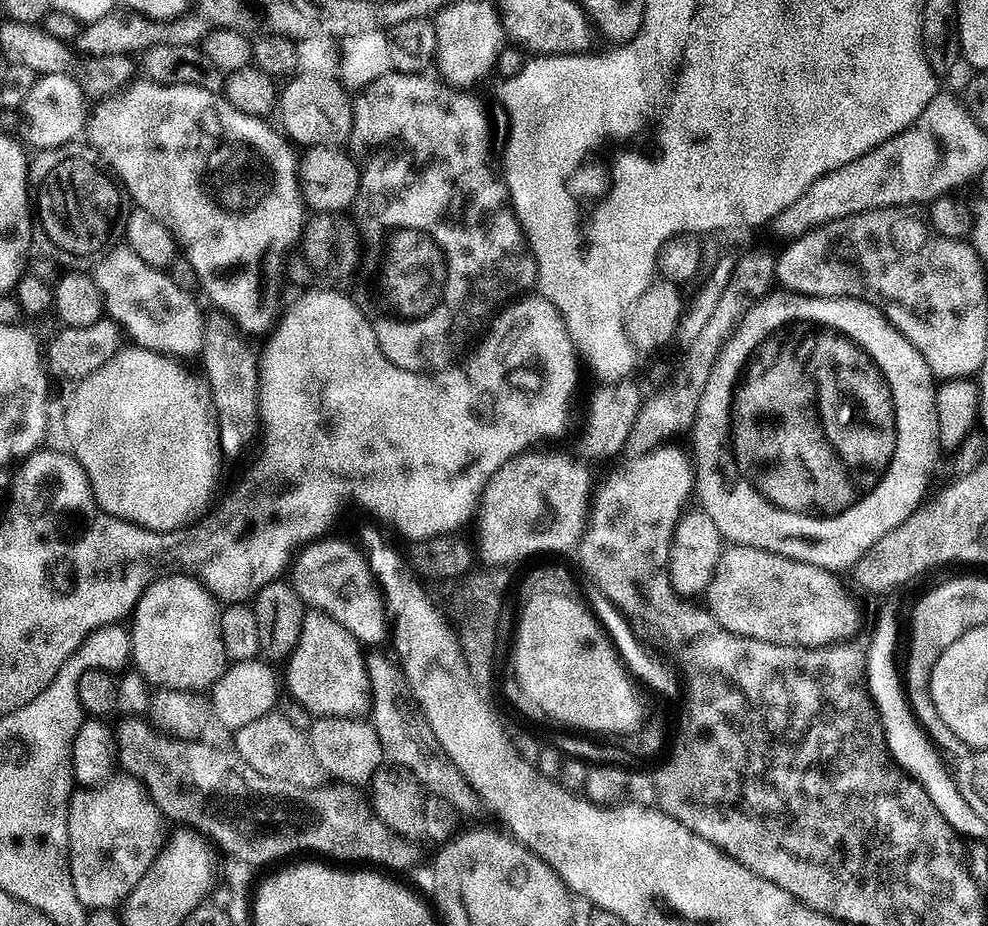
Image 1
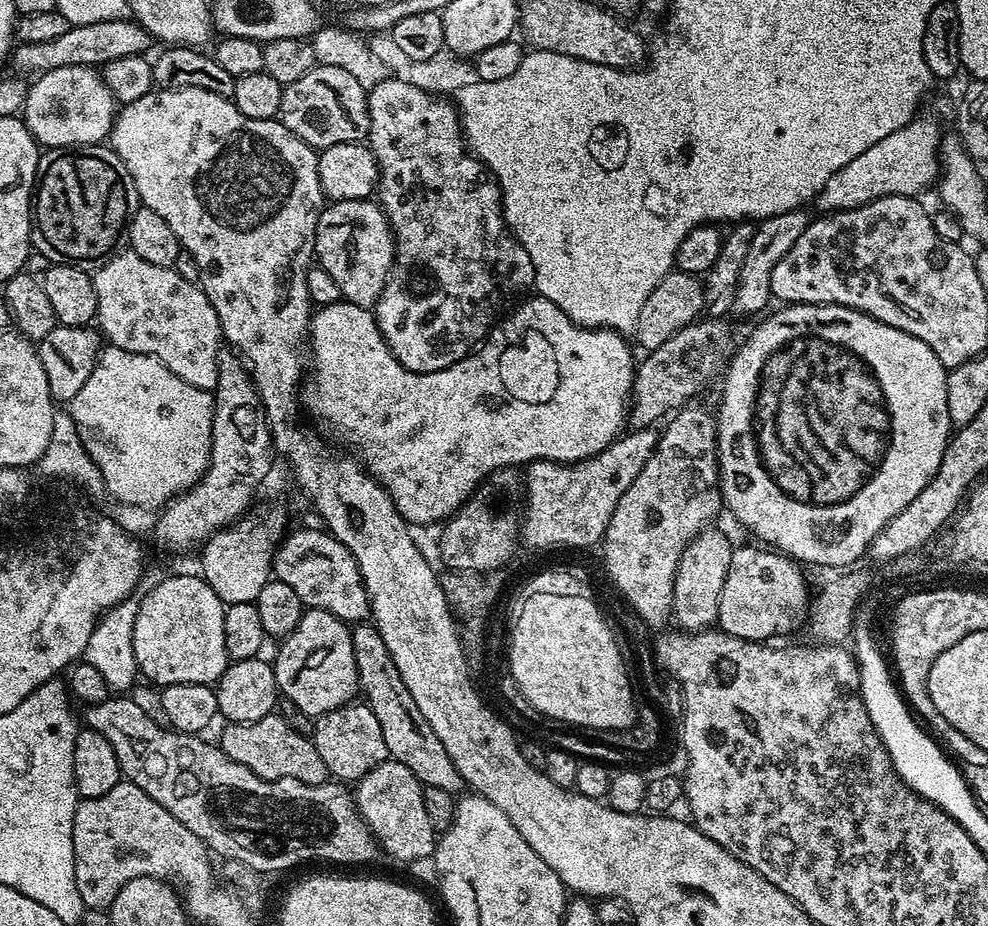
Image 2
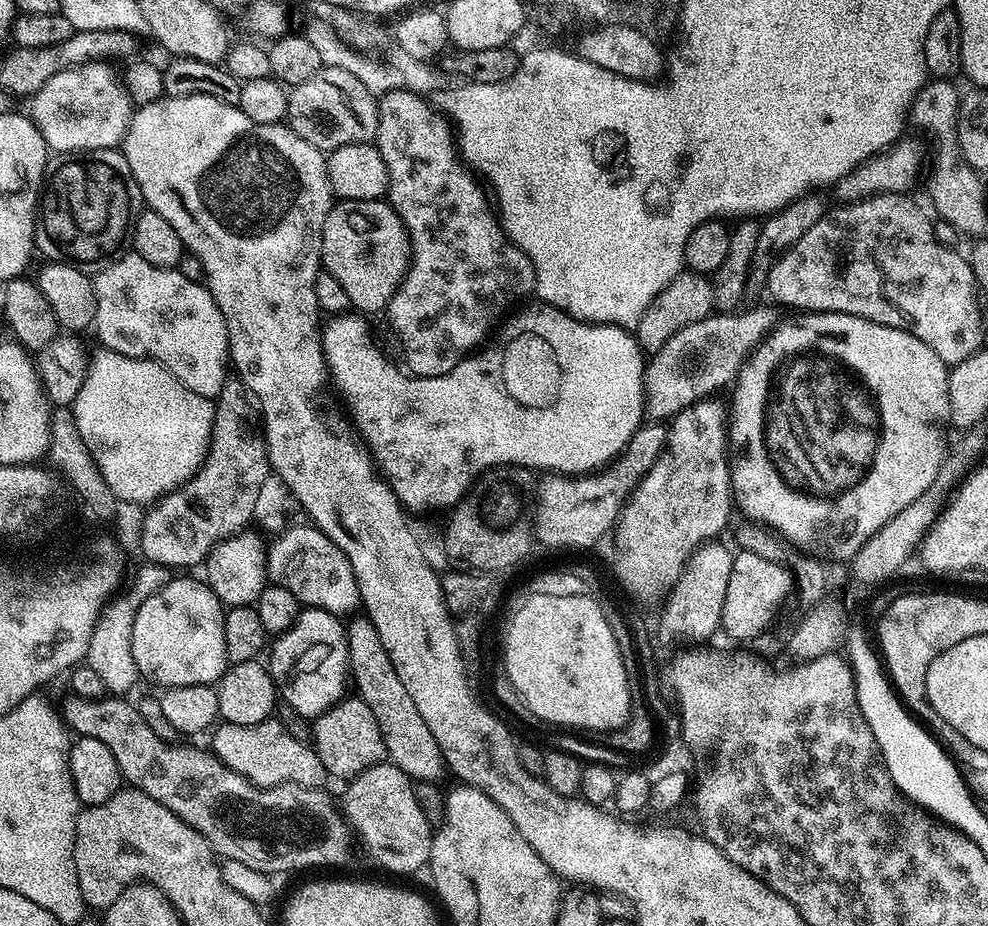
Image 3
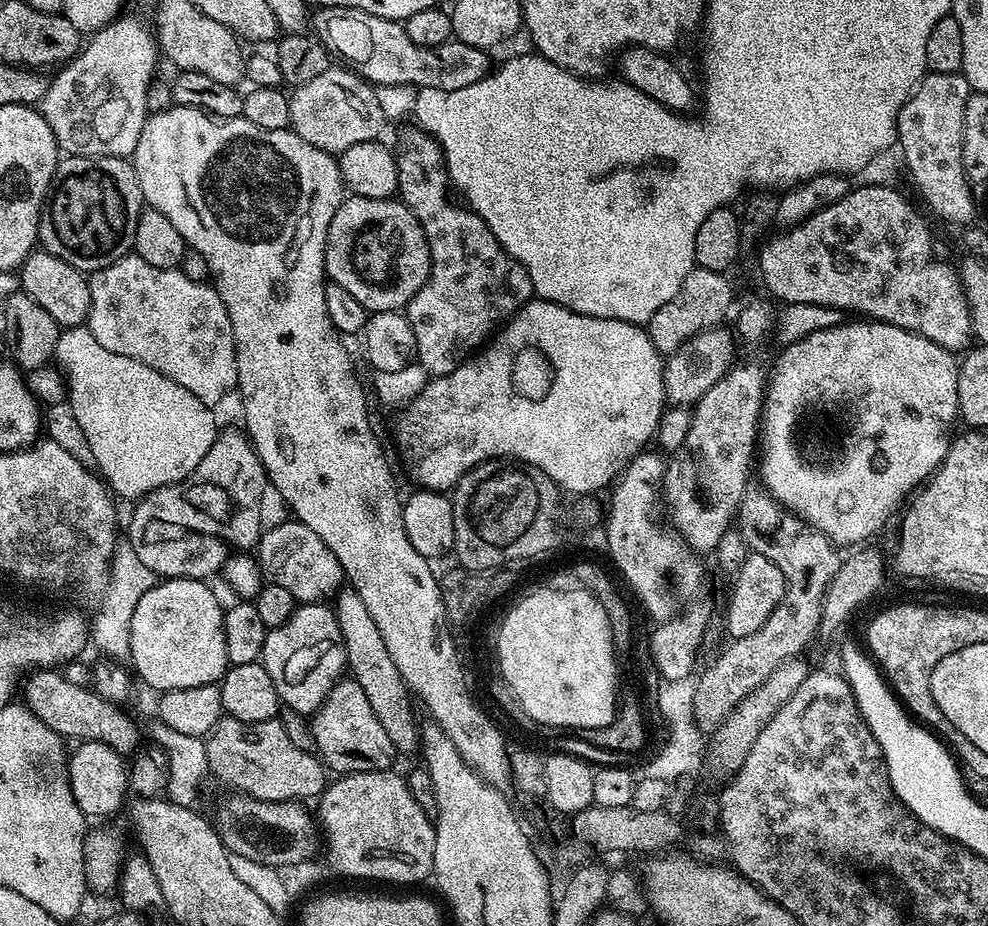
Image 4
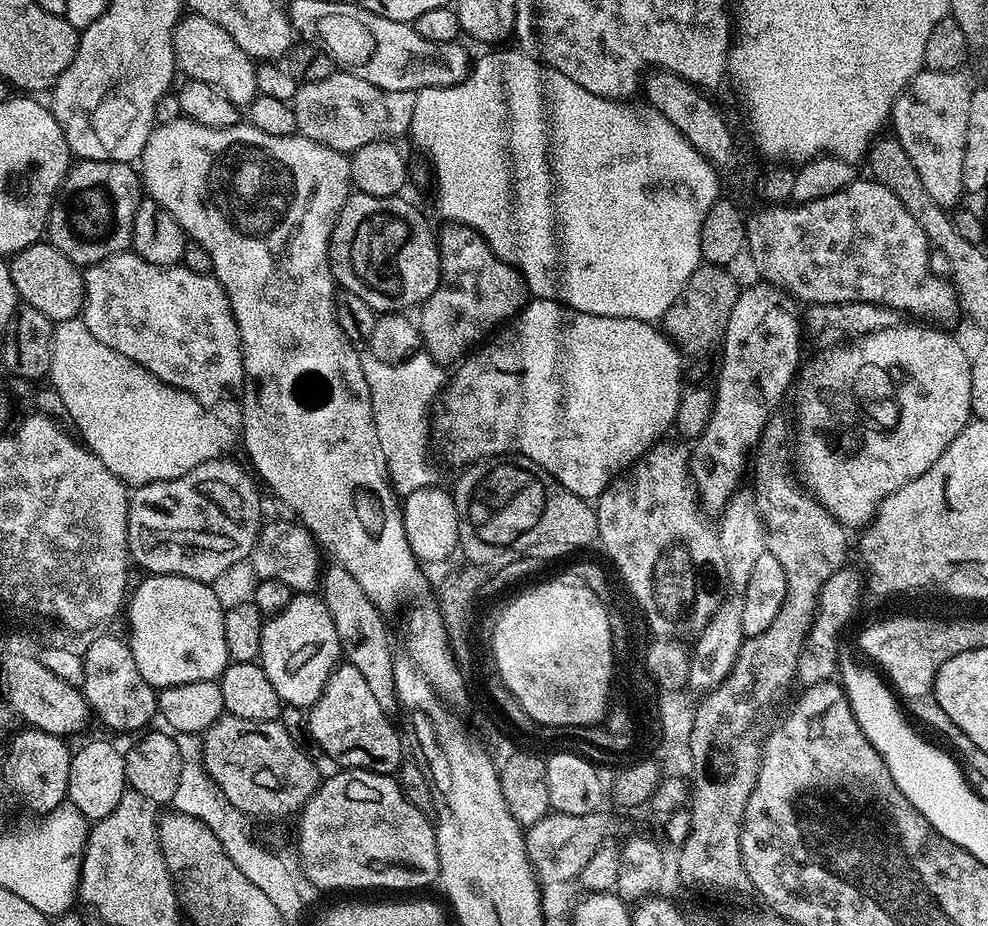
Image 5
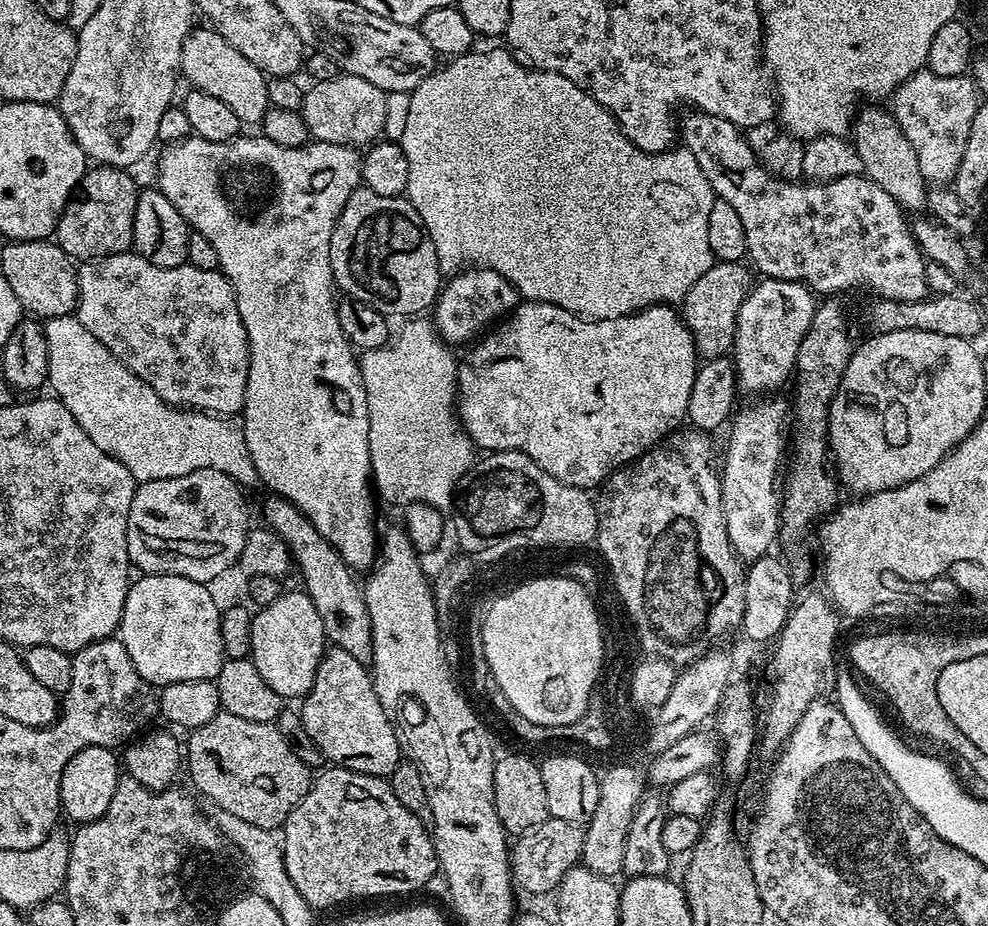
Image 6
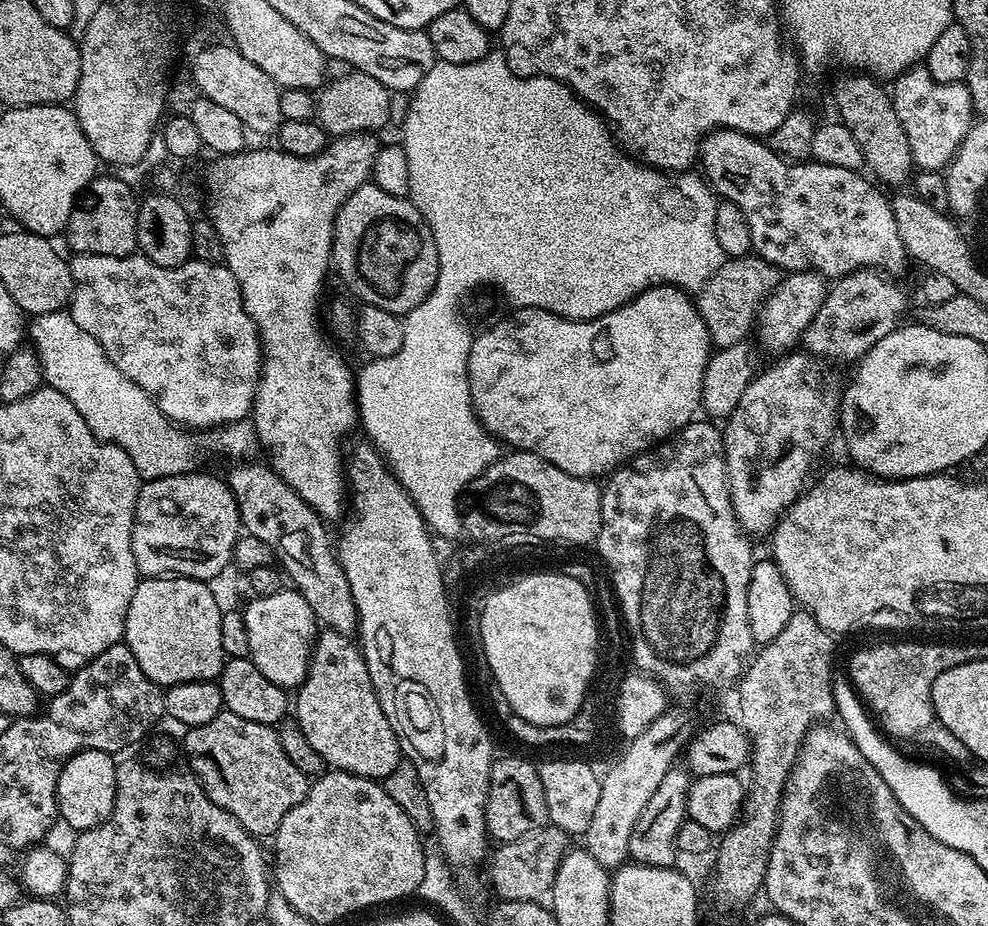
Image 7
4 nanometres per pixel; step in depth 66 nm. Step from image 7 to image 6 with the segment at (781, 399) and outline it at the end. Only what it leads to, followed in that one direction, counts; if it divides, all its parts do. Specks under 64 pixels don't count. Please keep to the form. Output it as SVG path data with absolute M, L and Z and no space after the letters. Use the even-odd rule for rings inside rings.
M779 395L756 398L753 404L737 411L731 417L728 432L728 445L724 448L724 468L719 473L721 482L721 506L726 518L727 536L732 549L741 561L752 563L767 555L773 548L773 542L779 537L780 501L782 499L782 471L780 467L786 460L786 449L790 444L790 404L787 399L779 400Z

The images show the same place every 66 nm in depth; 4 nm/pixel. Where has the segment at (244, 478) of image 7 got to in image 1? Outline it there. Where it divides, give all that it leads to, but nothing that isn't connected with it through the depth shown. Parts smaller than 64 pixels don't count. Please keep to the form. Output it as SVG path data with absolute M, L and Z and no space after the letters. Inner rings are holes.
M384 650L369 651L365 655L364 665L368 675L368 685L372 691L370 722L378 734L378 742L382 742L385 757L395 767L406 769L418 781L420 787L427 790L431 795L446 798L446 802L450 802L450 806L454 806L457 812L467 814L467 812L474 811L475 808L478 808L475 790L469 786L466 778L462 778L462 770L458 770L458 766L454 766L454 762L450 762L450 754L446 754L446 750L442 750L438 738L434 738L434 730L430 730L426 718L416 705L410 686L406 682L406 674L400 668L399 663L389 653L388 657L386 653L380 651Z

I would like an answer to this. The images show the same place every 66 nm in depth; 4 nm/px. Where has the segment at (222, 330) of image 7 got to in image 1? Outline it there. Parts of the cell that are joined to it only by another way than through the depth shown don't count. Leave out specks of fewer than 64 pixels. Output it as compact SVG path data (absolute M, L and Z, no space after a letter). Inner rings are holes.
M116 246L95 264L90 275L104 299L107 319L118 324L135 347L173 358L199 357L204 348L205 313L200 313L197 297L177 286L165 269L146 266L134 250Z

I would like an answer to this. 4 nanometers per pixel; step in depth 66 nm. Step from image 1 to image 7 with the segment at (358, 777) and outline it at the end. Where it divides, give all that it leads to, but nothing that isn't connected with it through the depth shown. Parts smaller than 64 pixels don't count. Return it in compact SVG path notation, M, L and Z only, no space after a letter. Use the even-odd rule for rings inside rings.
M331 630L321 631L317 635L306 678L294 692L294 718L298 726L302 726L310 746L314 746L314 750L318 750L318 754L322 754L322 758L333 769L353 772L355 776L382 782L390 774L390 770L394 770L394 766L400 764L400 743L388 715L378 702L376 691L370 682L370 670L364 661L363 651L352 636L343 636Z

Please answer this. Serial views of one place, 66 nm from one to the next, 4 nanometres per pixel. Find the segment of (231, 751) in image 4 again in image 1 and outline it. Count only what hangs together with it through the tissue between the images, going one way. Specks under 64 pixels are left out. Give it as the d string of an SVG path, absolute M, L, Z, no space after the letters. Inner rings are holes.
M279 711L268 712L262 718L248 723L247 726L235 729L236 744L234 751L249 766L254 766L258 774L266 774L266 778L278 778L282 782L294 782L294 786L318 788L322 783L320 763L314 750L310 750L307 735L298 726L293 726Z

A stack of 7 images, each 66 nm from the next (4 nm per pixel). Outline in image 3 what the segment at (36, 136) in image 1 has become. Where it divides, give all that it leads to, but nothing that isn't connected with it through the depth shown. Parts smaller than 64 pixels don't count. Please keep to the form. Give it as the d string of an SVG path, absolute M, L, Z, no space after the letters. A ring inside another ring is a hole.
M89 62L62 70L30 97L31 118L53 153L79 154L99 148L116 148L127 135L134 101L125 81L116 77L109 64Z

